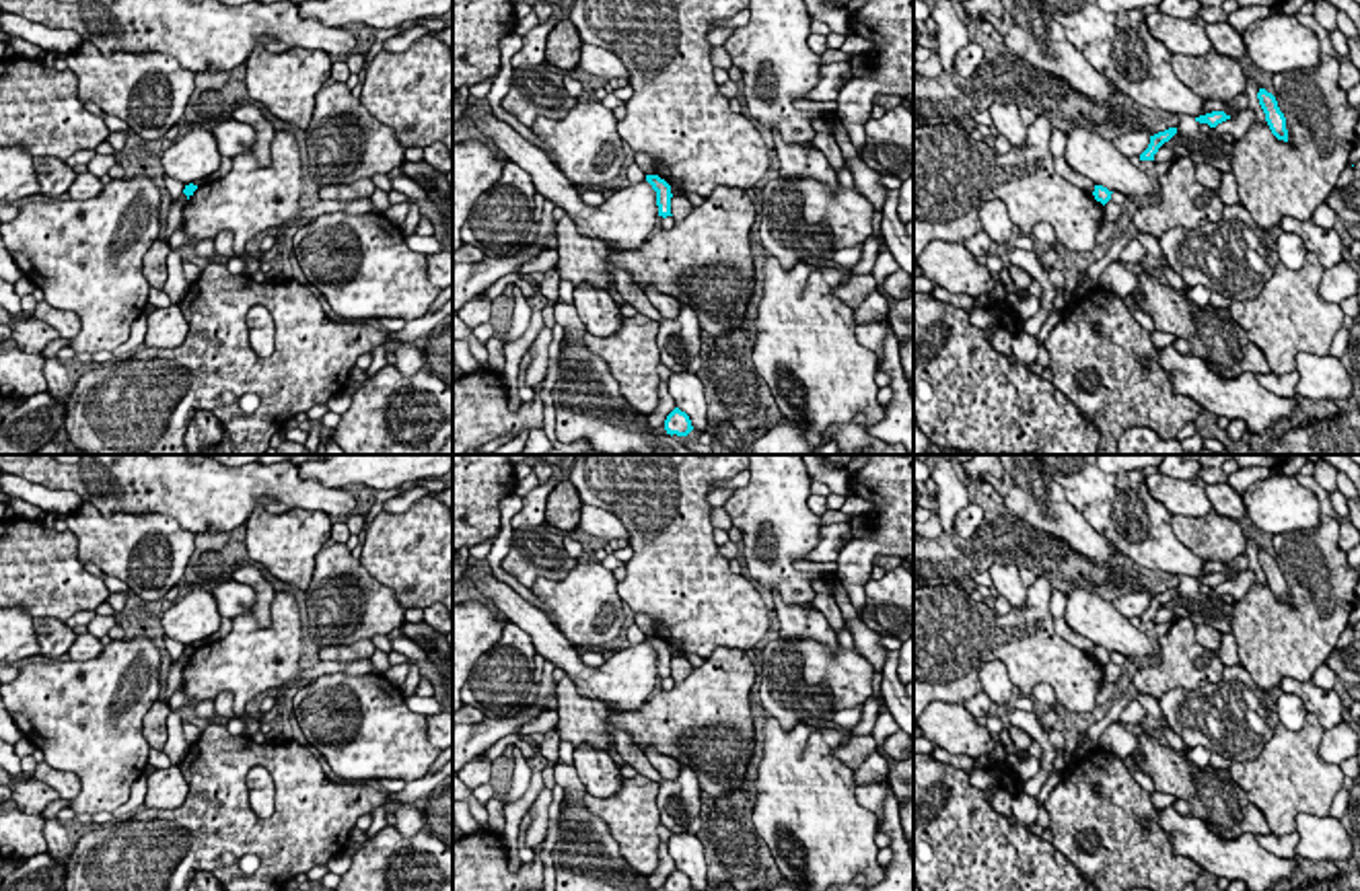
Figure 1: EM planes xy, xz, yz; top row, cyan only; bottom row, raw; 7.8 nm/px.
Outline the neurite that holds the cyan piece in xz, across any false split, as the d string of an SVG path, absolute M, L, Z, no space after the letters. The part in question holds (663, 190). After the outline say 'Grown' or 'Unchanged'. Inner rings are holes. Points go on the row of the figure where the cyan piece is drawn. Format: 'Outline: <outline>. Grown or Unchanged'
Outline: M646 175L646 181L656 191L658 216L663 216L663 218L673 216L671 214L671 198L673 198L671 185L665 179L660 179L658 175Z. Unchanged

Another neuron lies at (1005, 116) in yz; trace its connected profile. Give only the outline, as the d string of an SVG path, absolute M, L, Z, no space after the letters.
M994 103L988 111L998 134L1002 134L1012 148L1025 144L1027 126L1021 121L1021 109L1014 103Z

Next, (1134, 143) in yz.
M1128 132L1113 138L1113 146L1125 156L1140 156L1150 144L1148 132Z

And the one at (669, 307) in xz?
M644 284L642 288L665 319L675 319L679 315L681 302L675 296L658 292L654 284Z

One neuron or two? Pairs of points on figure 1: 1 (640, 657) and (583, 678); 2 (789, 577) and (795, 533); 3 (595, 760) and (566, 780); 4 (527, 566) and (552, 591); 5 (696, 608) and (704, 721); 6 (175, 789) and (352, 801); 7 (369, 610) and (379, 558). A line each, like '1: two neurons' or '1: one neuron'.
1: one neuron
2: one neuron
3: two neurons
4: two neurons
5: two neurons
6: two neurons
7: two neurons

